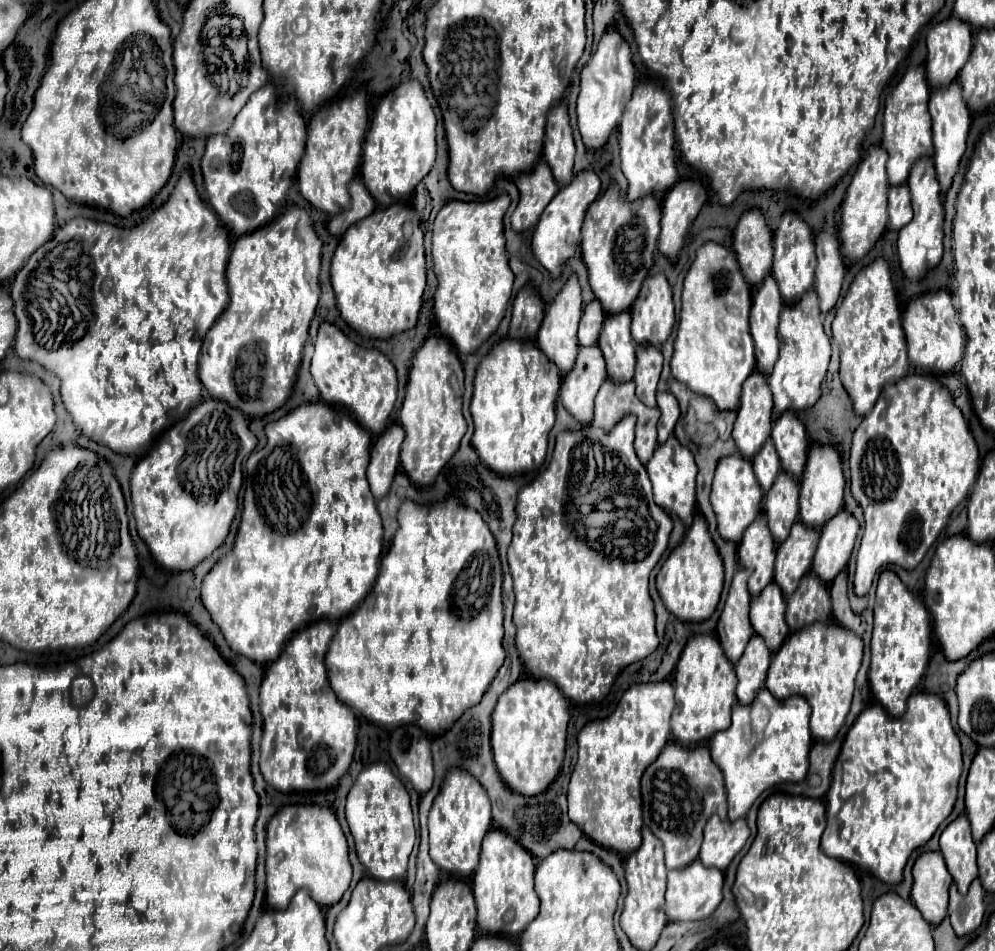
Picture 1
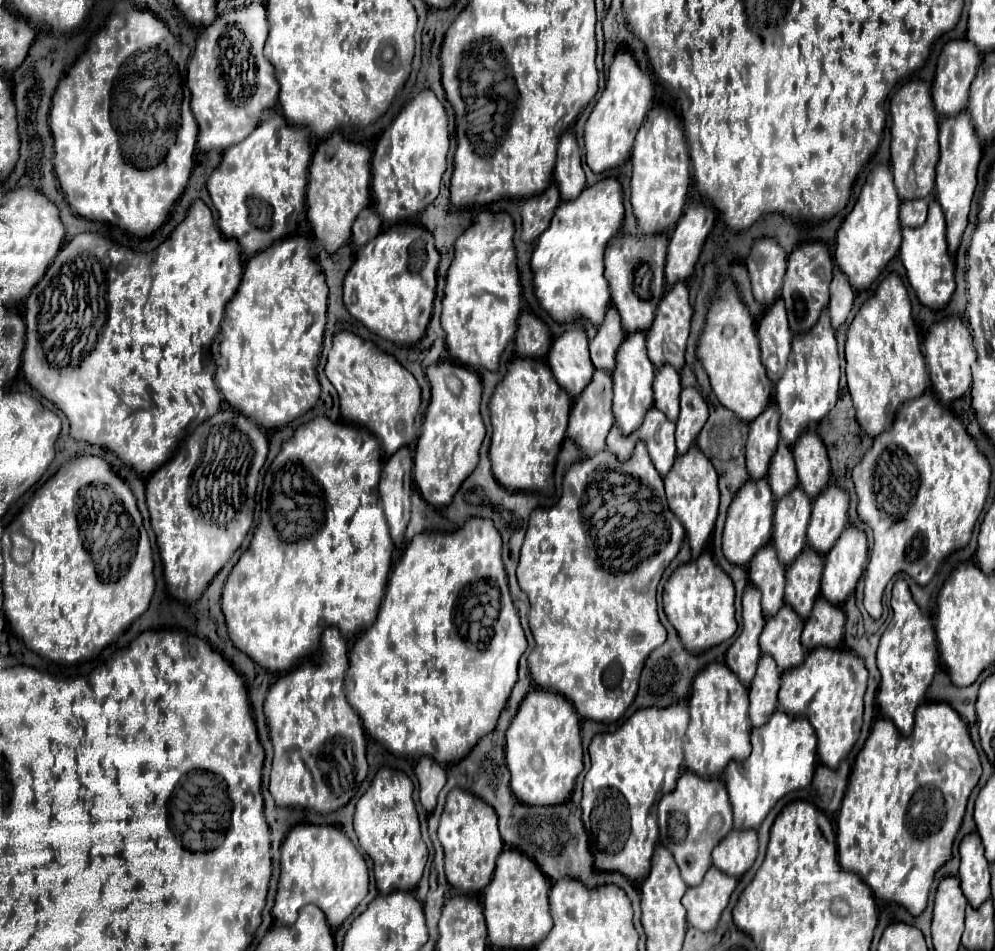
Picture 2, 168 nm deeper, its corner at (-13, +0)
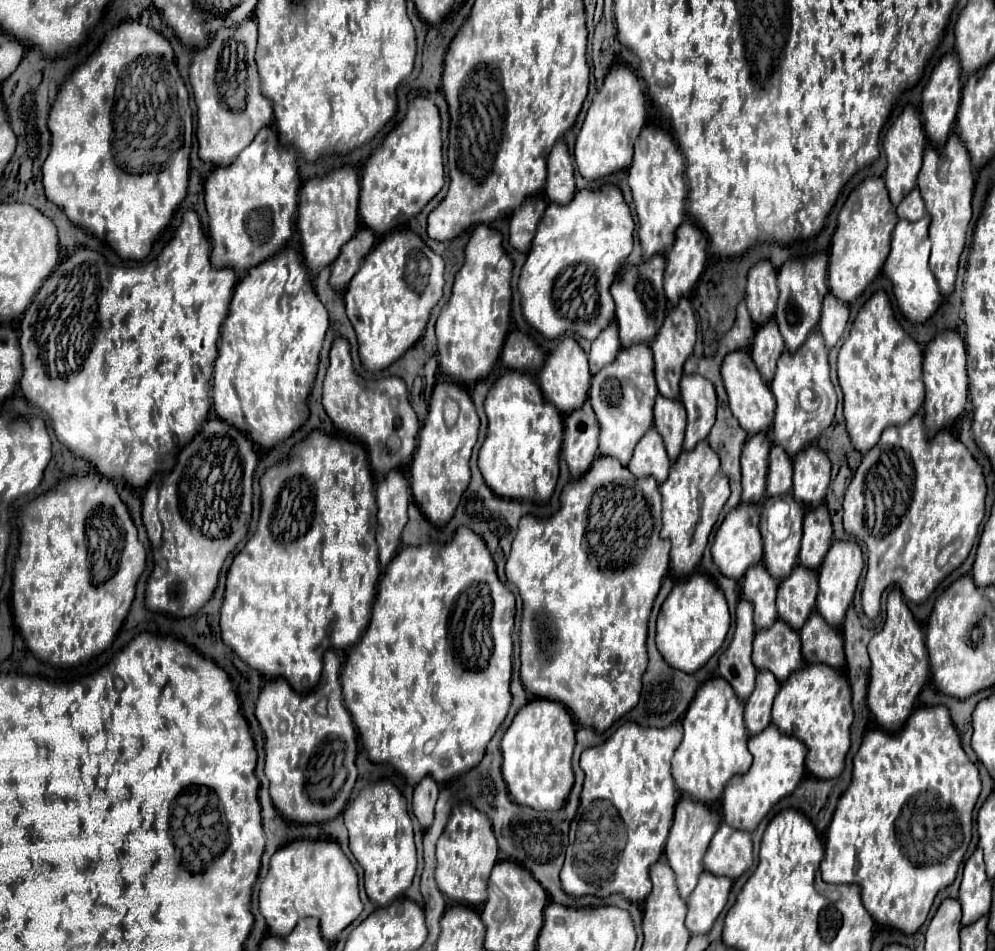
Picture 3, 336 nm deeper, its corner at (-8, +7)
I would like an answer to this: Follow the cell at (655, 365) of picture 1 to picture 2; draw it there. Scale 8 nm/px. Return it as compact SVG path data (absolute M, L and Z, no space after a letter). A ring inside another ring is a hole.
M669 364L659 368L655 372L655 408L661 410L671 422L677 422L679 418L679 394L681 394L681 384L679 384L679 372L671 368Z

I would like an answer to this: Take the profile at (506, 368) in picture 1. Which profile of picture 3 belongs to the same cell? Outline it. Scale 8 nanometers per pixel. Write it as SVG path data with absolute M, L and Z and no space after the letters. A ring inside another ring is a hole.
M506 371L486 397L488 435L478 453L478 467L486 485L504 499L532 499L546 503L558 481L558 453L562 443L562 413L542 397L530 373Z

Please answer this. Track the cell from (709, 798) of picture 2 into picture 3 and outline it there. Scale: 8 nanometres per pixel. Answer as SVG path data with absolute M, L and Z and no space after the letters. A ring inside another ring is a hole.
M680 797L674 809L674 819L672 819L668 839L666 839L664 855L678 877L678 891L682 899L688 899L688 895L694 891L698 883L700 873L704 871L702 857L708 849L712 835L718 831L718 825L720 825L720 815L714 809L706 809L706 805L698 805L698 801L690 801L690 797Z

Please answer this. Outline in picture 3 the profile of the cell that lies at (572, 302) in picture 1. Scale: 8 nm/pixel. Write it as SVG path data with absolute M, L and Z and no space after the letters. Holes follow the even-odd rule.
M566 337L560 341L560 345L546 357L544 367L538 375L538 385L544 393L544 397L554 403L564 415L568 415L570 411L578 409L578 405L584 403L586 393L590 389L590 371L588 371L588 361L586 361L586 353L584 349L578 345L578 341L574 337Z

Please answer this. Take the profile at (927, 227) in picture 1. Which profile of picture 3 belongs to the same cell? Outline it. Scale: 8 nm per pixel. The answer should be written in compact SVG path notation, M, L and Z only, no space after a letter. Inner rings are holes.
M922 217L916 223L900 219L894 233L892 233L892 251L886 259L884 273L890 277L894 285L896 301L902 309L902 313L910 321L926 321L936 313L936 309L942 303L942 293L936 285L936 277L932 275L928 267L930 257L930 243L928 243L928 229L930 229L930 217Z

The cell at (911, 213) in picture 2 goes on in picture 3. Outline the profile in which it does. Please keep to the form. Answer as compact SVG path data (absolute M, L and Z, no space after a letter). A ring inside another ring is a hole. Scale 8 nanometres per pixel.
M914 187L904 199L902 203L896 207L896 215L900 219L906 219L906 221L918 221L922 219L926 213L926 207L924 207L924 201L922 201L922 195L918 191L918 187Z

